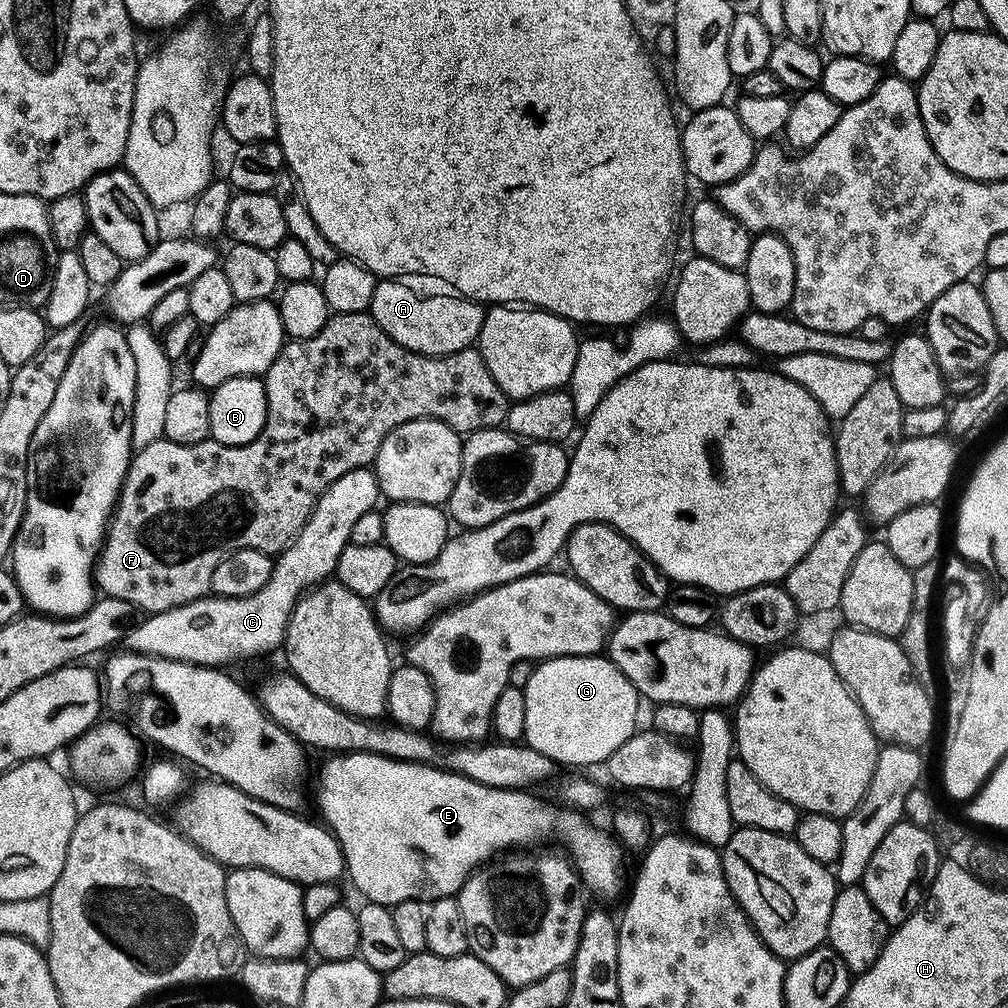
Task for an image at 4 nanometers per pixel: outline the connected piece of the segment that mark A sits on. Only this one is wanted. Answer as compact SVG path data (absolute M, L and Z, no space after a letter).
M395 272L381 279L376 286L370 314L392 341L398 342L404 349L418 353L420 356L442 357L460 353L473 347L480 339L476 334L424 334L424 304L426 300L456 300L470 304L487 314L491 307L488 298L468 296L463 288L458 288L452 281L442 276L422 272Z

